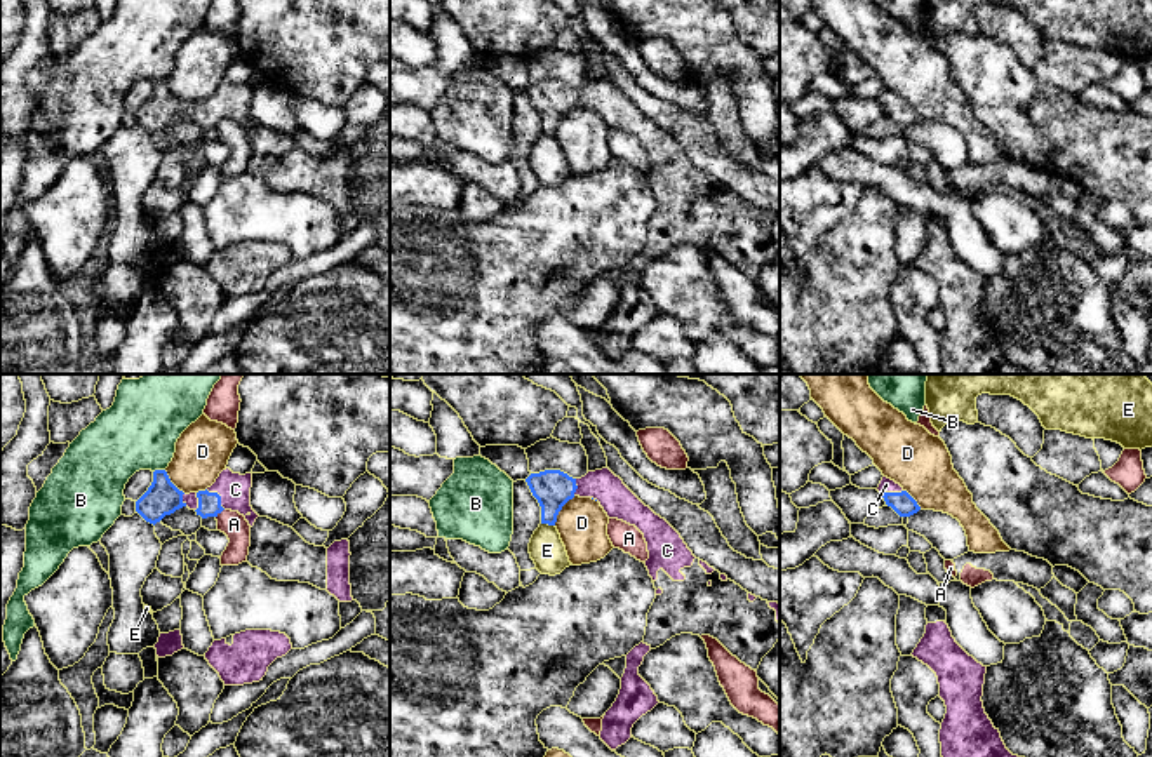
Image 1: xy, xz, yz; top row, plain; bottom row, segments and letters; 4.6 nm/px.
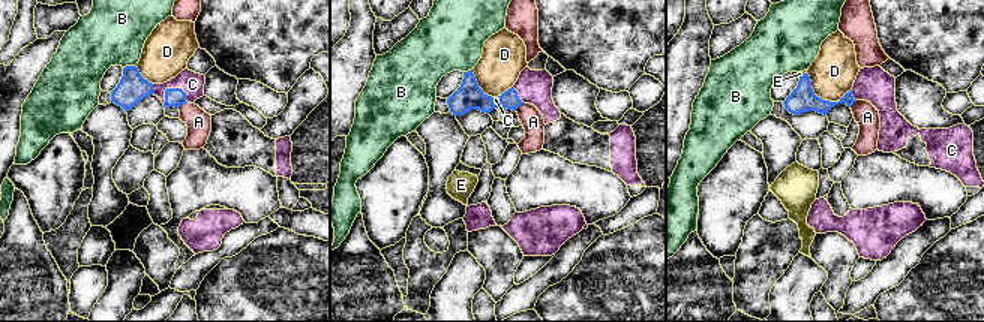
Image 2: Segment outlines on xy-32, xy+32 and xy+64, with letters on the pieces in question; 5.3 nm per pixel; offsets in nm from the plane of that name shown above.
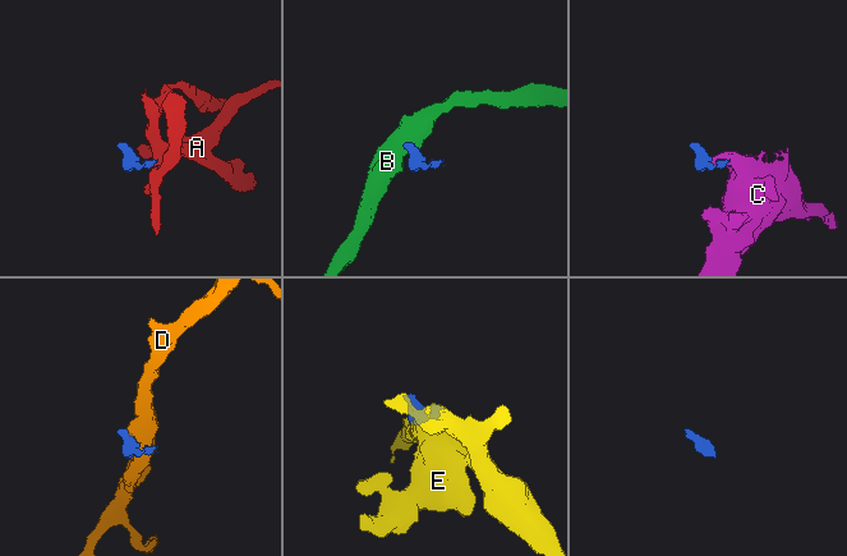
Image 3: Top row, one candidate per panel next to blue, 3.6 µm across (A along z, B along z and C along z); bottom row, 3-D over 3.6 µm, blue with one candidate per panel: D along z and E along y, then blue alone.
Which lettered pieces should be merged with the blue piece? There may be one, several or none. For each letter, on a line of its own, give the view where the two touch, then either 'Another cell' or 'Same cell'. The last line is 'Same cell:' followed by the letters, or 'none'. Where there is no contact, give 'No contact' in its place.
A: Touches blue in xy. Another cell
B: Touches blue in xy. Another cell
C: Touches blue in xy. Same cell
D: Touches blue in xz. Another cell
E: Touches blue in xz. Another cell
Same cell: C

